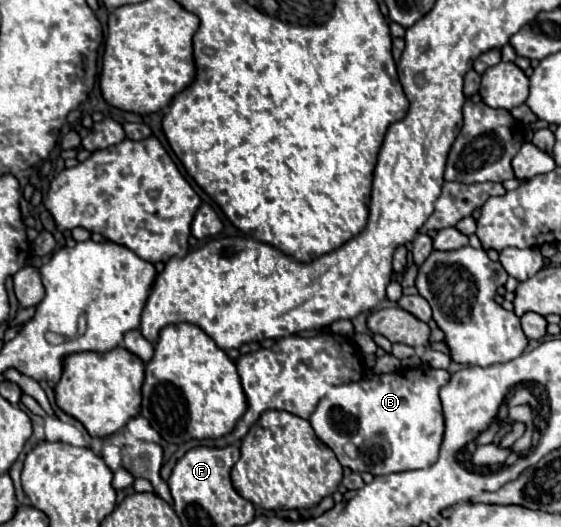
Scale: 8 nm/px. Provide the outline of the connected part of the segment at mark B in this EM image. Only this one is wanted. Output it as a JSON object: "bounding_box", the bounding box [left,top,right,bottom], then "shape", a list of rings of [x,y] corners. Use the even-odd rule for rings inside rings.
{"bounding_box":[311,365,451,475],"shape":[[[421,365],[411,369],[401,369],[389,375],[373,375],[371,379],[361,379],[357,383],[345,383],[333,387],[317,405],[311,415],[311,427],[317,437],[333,449],[339,463],[351,471],[369,471],[371,475],[387,475],[395,471],[427,469],[437,461],[439,445],[443,441],[443,411],[439,401],[439,389],[451,379],[449,371],[433,369]],[[343,413],[357,425],[357,437],[365,439],[369,451],[359,451],[357,459],[345,453],[345,445],[351,443],[347,435],[347,421]]]}

